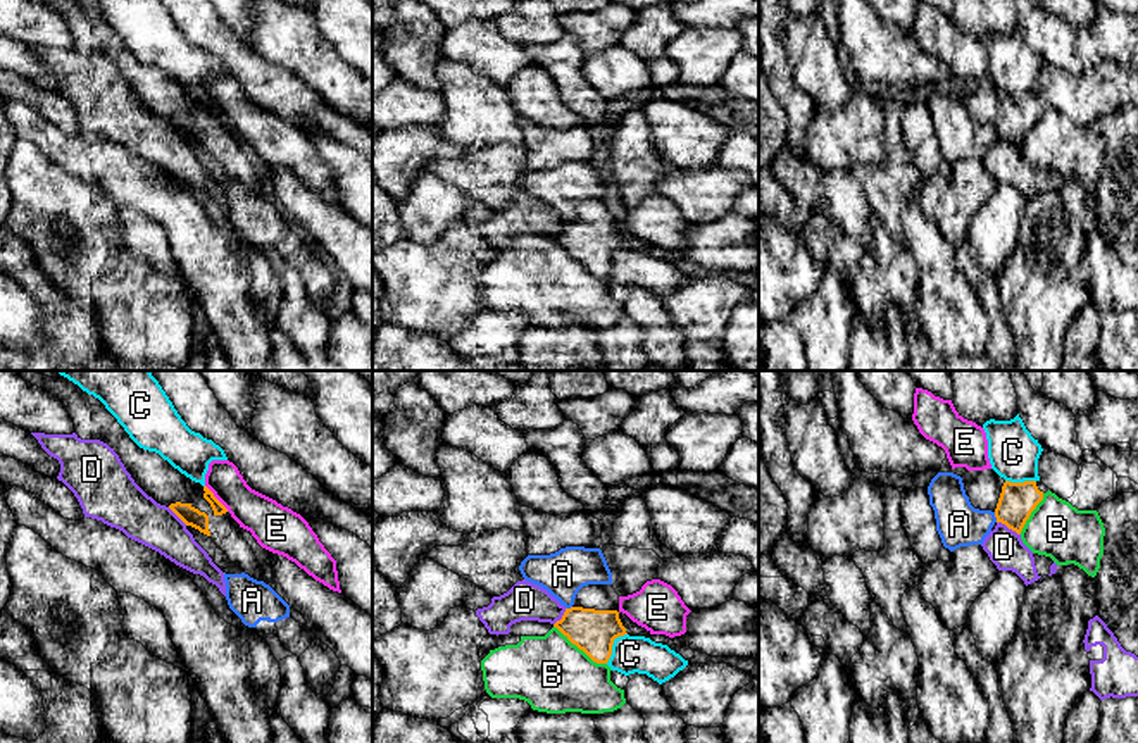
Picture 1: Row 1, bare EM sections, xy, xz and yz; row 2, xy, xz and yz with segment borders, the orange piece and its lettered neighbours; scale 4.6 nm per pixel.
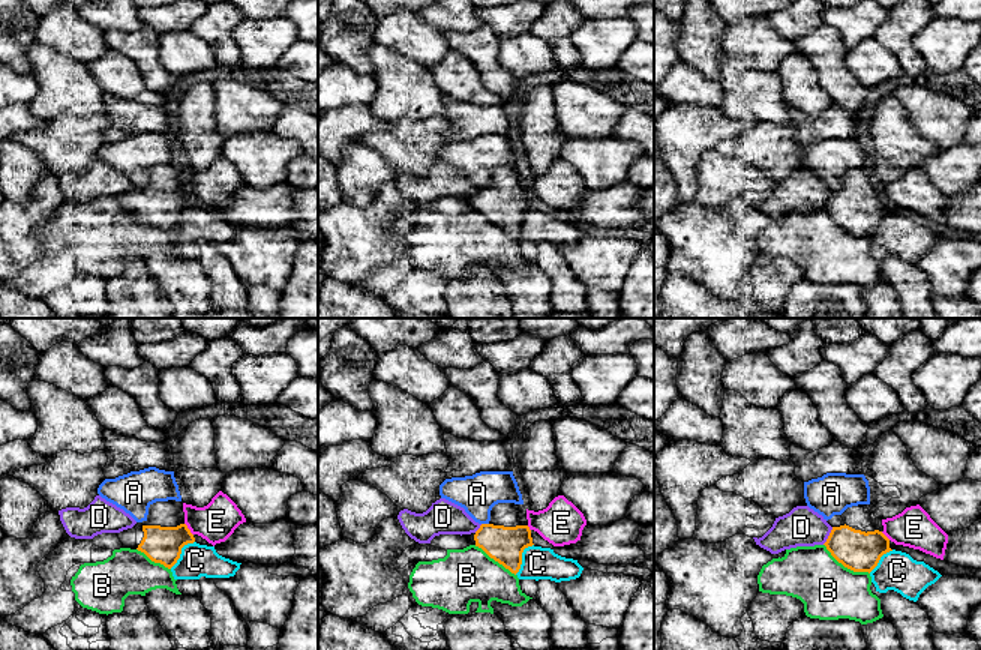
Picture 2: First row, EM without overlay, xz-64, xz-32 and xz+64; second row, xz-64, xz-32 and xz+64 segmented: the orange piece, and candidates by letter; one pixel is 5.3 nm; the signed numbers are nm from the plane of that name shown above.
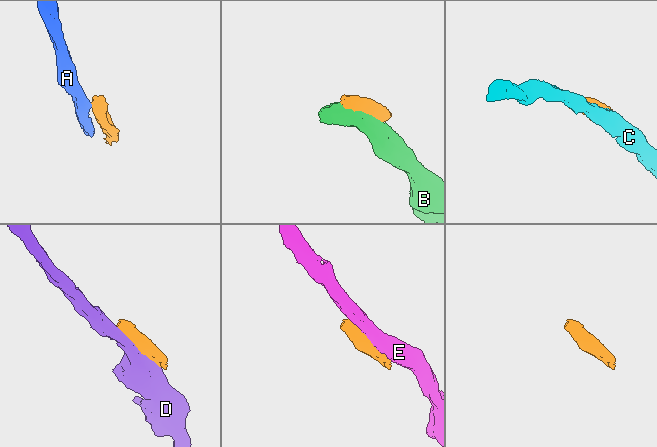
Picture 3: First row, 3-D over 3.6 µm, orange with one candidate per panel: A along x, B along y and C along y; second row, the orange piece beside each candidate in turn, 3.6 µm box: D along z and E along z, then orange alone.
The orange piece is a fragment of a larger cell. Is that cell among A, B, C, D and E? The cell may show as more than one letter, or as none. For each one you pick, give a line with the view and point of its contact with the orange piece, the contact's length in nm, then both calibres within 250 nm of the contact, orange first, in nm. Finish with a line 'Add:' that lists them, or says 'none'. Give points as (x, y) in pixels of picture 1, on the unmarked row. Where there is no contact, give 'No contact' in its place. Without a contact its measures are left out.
Add: none

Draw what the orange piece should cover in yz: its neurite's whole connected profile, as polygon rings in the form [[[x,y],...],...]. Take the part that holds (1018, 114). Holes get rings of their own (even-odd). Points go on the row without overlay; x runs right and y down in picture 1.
[[[993,83],[967,84],[960,91],[971,119],[979,124],[991,124],[997,136],[1017,148],[1043,114],[1043,105],[1038,103],[1036,95],[1010,97]]]

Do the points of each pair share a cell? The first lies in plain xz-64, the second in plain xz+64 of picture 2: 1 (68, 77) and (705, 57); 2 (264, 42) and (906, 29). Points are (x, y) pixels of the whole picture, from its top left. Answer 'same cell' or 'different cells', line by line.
1: different cells
2: different cells

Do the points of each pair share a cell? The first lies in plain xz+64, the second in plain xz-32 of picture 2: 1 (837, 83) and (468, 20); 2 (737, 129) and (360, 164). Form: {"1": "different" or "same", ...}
{"1": "different", "2": "different"}

